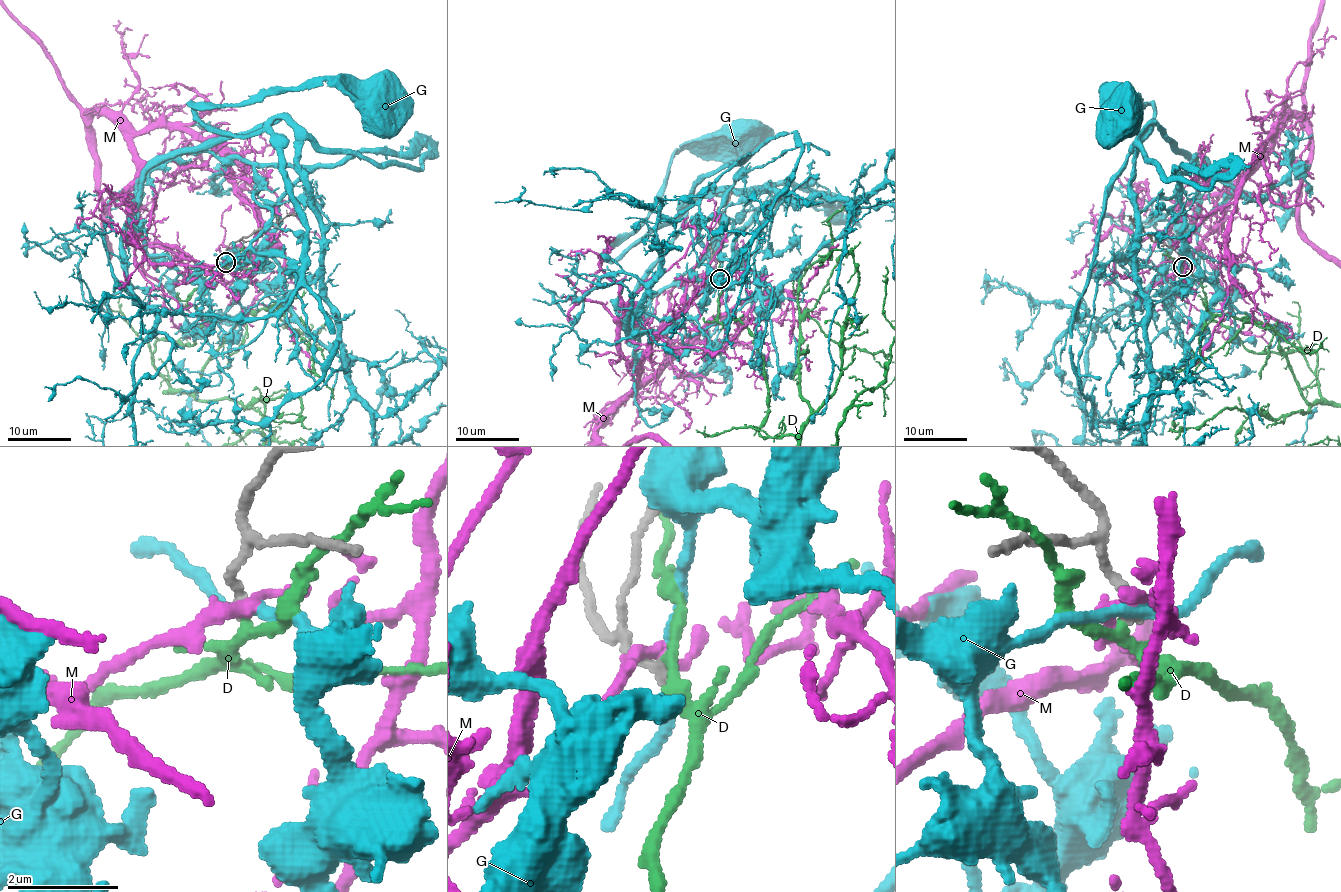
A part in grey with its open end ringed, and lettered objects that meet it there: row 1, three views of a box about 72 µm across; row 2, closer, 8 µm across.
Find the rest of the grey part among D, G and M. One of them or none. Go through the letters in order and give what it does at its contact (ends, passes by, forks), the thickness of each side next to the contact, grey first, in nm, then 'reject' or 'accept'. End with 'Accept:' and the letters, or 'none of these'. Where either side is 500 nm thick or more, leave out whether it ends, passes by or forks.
D: it forks | 200/150 nm | reject
G: it passes by | 200/220 nm | reject
M: it passes by | 200/200 nm | reject
Accept: none of these

